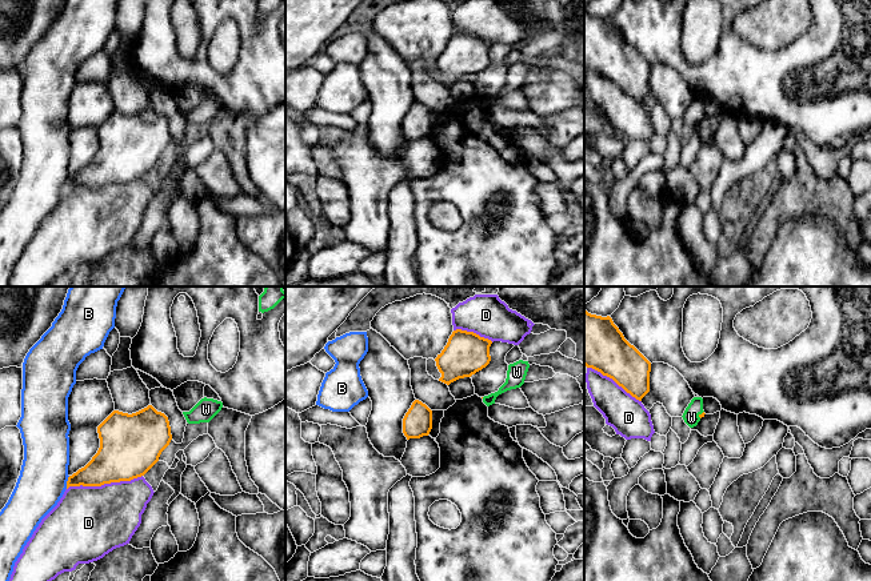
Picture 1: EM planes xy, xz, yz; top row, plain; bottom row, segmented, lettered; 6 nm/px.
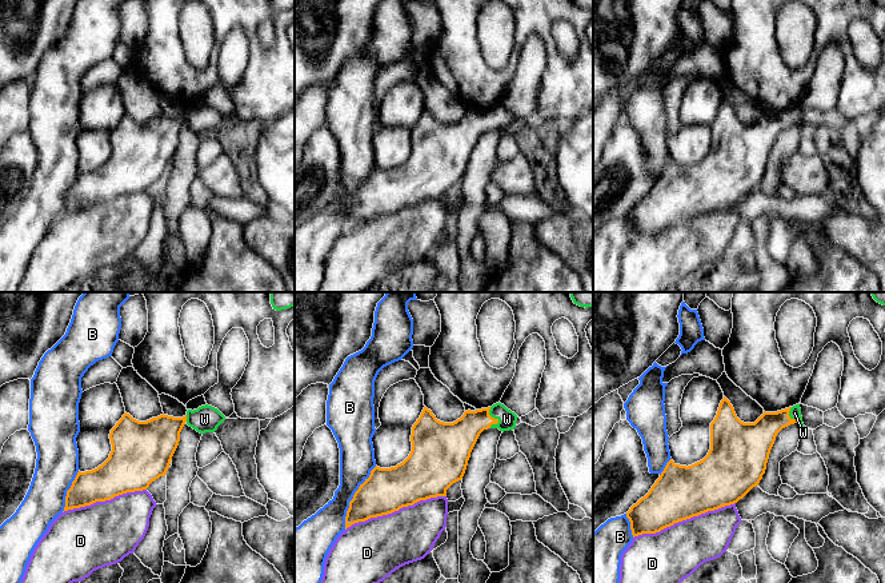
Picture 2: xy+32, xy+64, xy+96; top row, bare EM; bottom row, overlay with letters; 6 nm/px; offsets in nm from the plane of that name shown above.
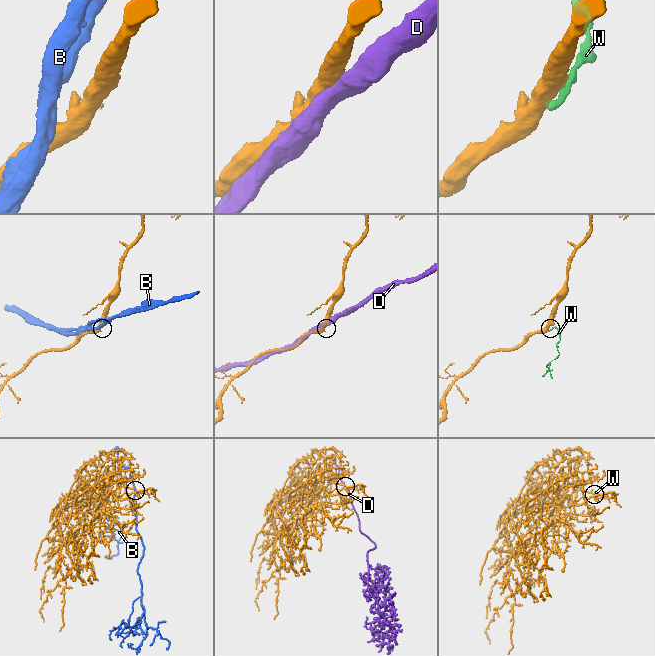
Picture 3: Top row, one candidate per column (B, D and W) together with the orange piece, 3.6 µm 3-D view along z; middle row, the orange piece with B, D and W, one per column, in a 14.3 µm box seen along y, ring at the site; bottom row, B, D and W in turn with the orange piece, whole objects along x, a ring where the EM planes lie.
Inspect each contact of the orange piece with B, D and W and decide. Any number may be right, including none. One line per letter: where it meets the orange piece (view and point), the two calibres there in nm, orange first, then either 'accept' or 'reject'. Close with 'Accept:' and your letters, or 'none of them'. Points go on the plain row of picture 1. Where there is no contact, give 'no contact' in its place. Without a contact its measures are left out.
B: contact xy (67, 184); calibres 190 and 280 nm; reject
D: contact xy (104, 184); calibres 360 and 440 nm; reject
W: contact yz (700, 116); calibres 20 and 100 nm; accept
Accept: W

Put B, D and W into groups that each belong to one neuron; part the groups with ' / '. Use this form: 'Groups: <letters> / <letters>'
Groups: B / D / W

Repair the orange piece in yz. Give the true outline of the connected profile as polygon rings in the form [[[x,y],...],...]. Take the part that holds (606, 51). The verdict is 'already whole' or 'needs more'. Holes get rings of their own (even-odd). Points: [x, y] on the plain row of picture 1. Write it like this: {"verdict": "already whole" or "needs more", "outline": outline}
{"verdict": "already whole", "outline": [[[584,11],[584,67],[612,80],[619,88],[636,101],[650,93],[651,64],[631,47],[614,25],[610,17],[591,16]]]}

